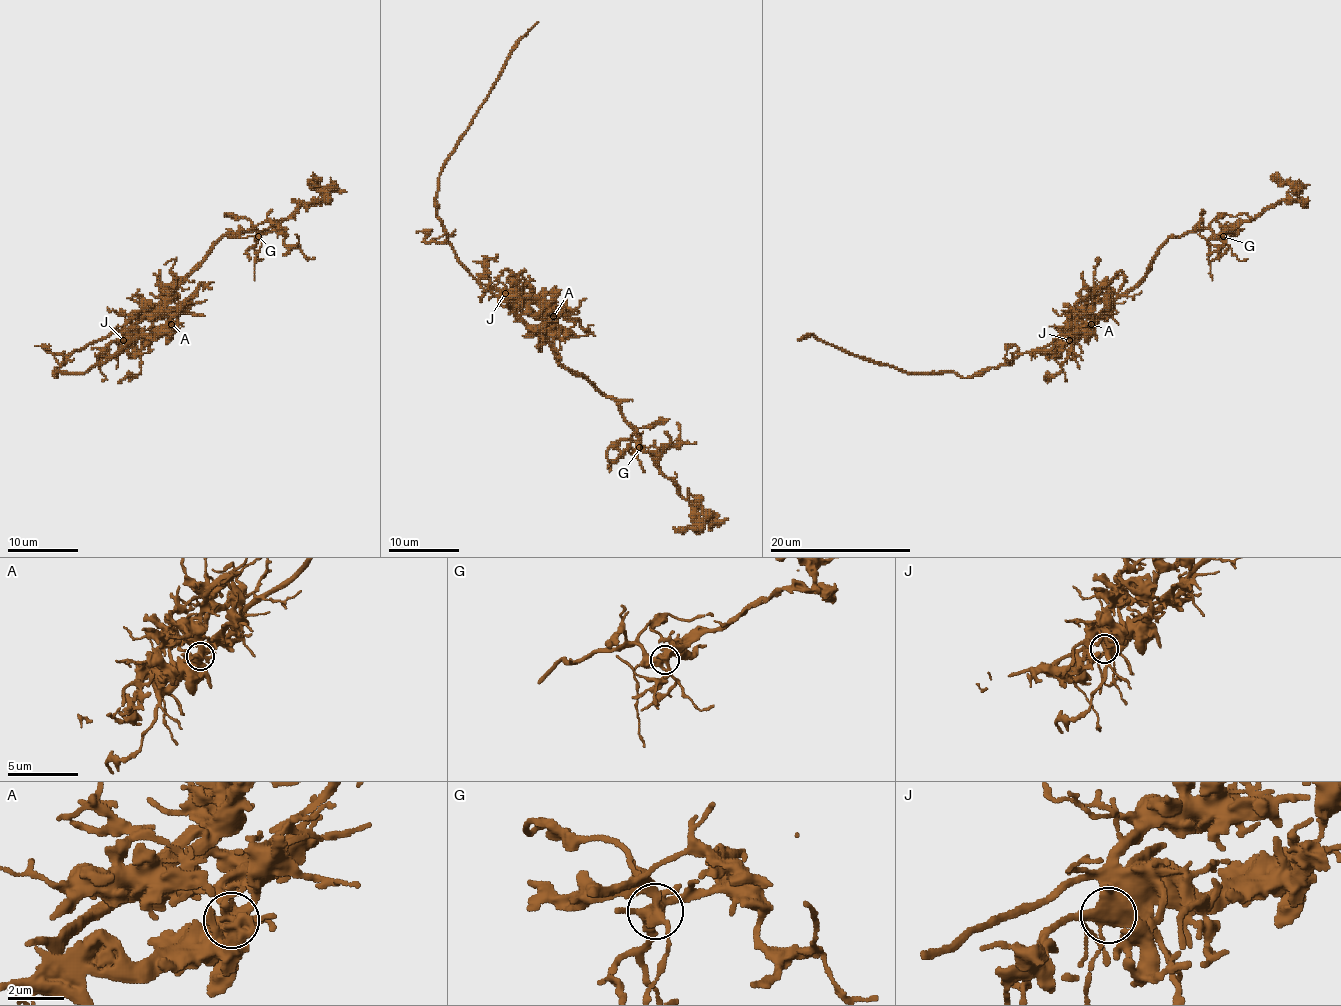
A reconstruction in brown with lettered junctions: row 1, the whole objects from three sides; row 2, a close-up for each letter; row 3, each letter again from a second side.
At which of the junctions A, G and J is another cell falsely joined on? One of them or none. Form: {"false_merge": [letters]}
{"false_merge": []}

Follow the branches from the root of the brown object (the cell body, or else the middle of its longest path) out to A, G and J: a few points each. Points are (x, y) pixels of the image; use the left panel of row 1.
A: (130, 326), (148, 317), (167, 317), (171, 324)
G: (130, 326), (137, 324), (155, 309), (224, 236), (235, 236), (251, 229), (254, 229), (258, 236)
J: (130, 326), (123, 340)

